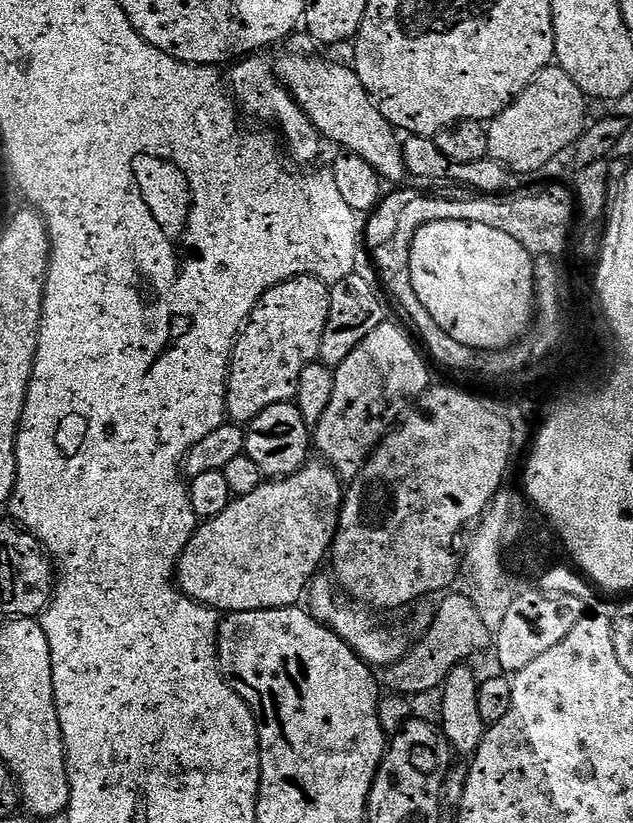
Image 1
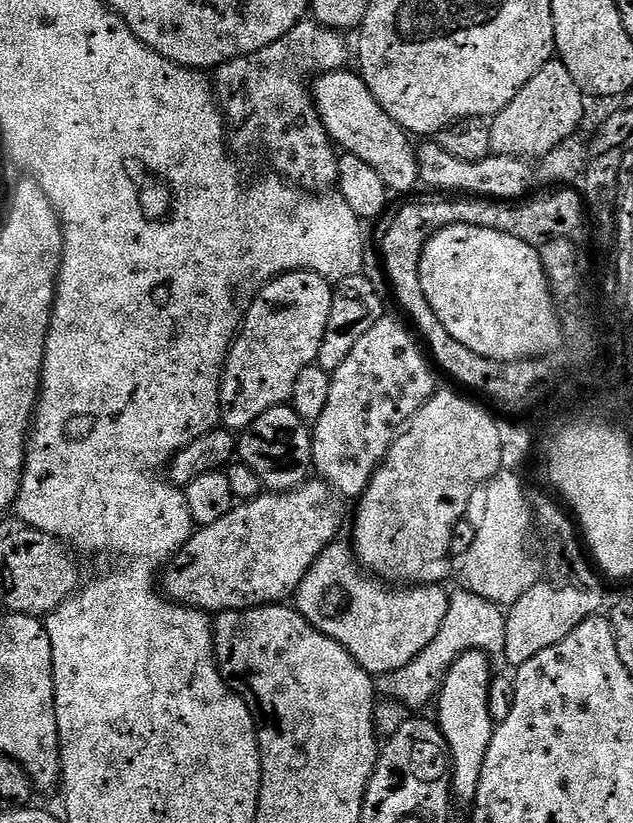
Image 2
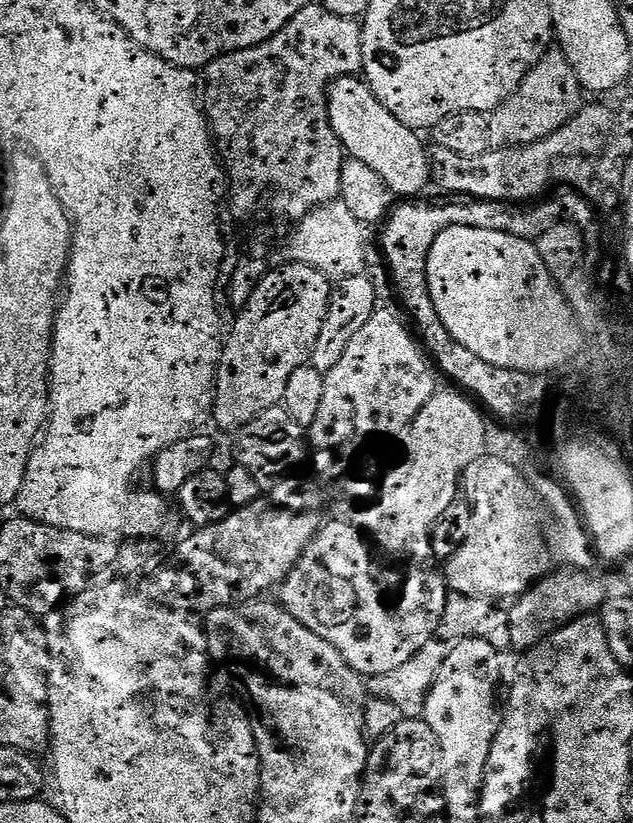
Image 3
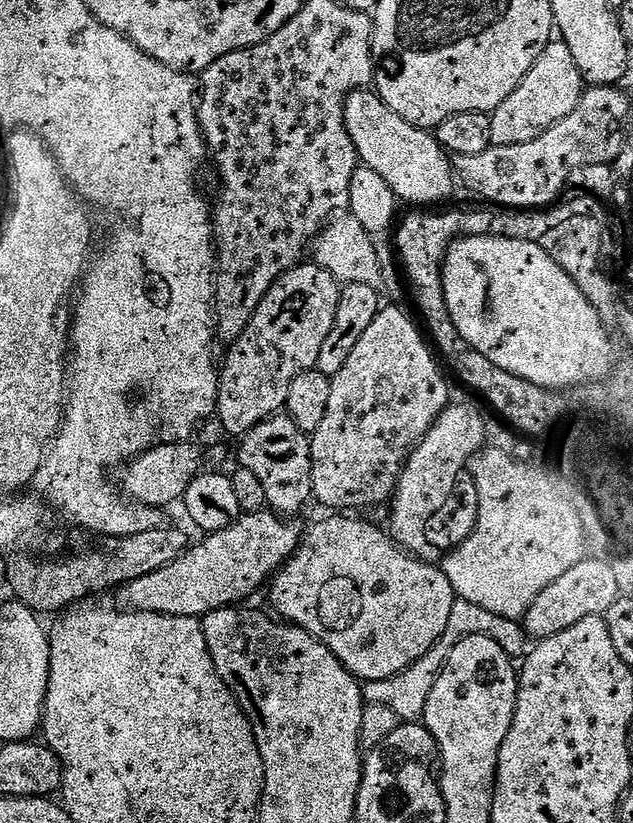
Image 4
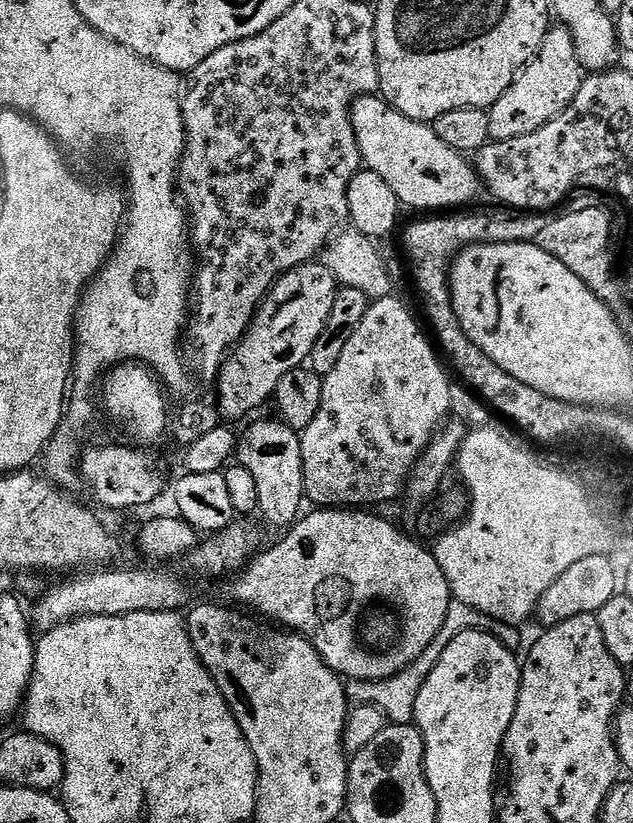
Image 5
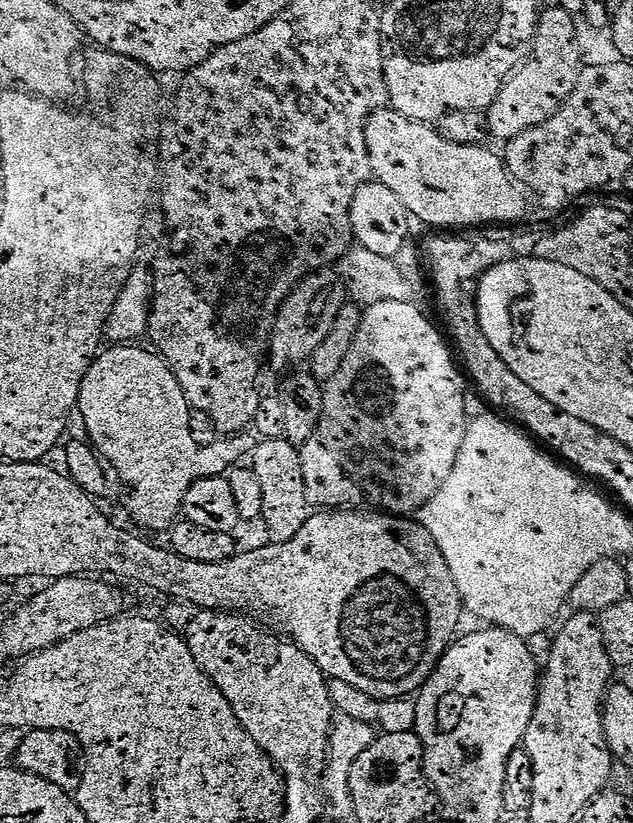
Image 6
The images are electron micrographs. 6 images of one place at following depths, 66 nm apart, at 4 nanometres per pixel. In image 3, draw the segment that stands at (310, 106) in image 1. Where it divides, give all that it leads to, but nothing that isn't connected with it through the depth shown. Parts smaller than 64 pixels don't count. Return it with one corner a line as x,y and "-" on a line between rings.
355,75
339,77
328,88
329,122
334,128
345,153
358,162
366,162
386,182
396,198
416,198
430,184
432,165
430,152
419,140
413,129
406,127
368,87
363,79

